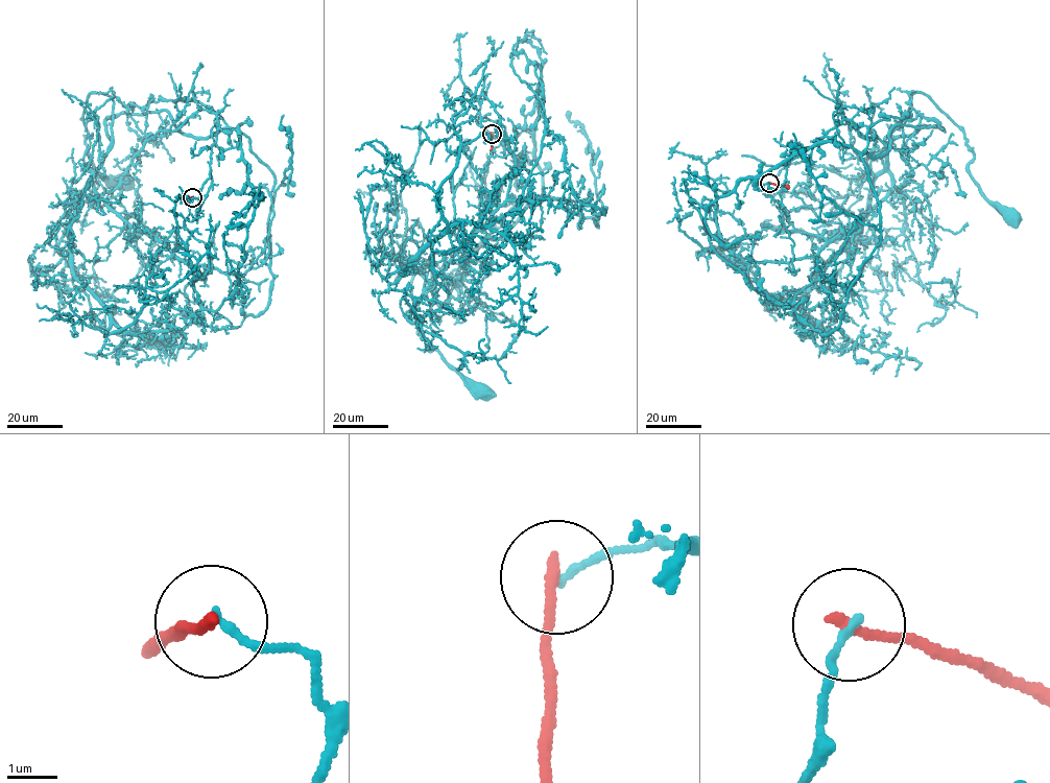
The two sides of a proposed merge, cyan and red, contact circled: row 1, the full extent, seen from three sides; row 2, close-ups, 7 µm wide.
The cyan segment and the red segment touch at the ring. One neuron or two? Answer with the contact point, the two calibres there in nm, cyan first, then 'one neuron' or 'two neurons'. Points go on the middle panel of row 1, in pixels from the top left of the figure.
at (492, 134); 170 nm thick on the cyan side, 240 nm on the other; two neurons

